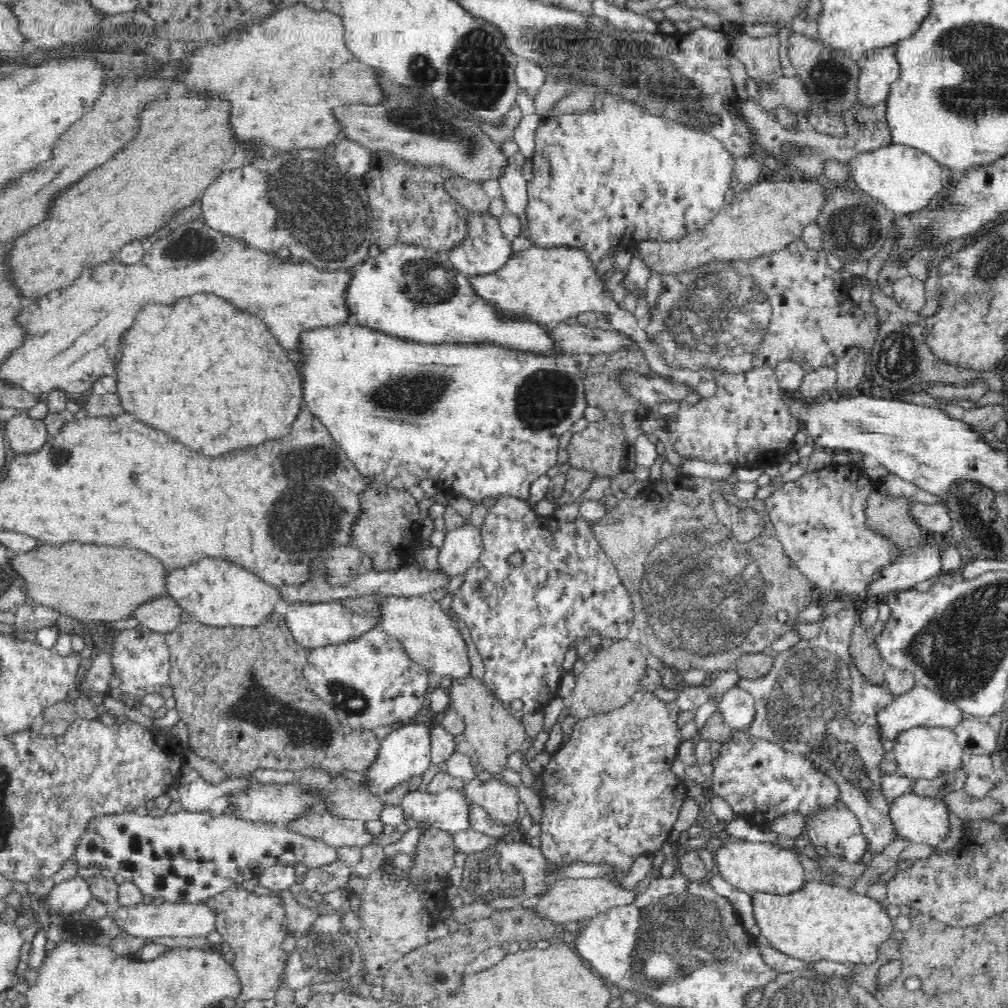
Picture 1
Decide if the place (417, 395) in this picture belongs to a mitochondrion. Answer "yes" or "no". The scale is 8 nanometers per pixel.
yes

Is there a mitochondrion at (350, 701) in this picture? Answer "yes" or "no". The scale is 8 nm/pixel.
yes

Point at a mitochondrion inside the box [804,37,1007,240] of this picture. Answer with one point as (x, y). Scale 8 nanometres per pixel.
(829, 80)

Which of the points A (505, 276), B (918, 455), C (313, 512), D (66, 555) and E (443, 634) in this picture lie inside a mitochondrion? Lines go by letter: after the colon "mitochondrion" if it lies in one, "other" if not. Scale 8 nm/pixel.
A: other
B: other
C: mitochondrion
D: other
E: other

